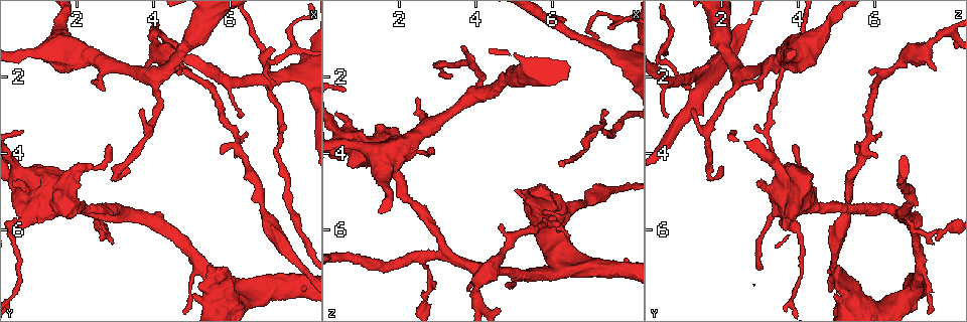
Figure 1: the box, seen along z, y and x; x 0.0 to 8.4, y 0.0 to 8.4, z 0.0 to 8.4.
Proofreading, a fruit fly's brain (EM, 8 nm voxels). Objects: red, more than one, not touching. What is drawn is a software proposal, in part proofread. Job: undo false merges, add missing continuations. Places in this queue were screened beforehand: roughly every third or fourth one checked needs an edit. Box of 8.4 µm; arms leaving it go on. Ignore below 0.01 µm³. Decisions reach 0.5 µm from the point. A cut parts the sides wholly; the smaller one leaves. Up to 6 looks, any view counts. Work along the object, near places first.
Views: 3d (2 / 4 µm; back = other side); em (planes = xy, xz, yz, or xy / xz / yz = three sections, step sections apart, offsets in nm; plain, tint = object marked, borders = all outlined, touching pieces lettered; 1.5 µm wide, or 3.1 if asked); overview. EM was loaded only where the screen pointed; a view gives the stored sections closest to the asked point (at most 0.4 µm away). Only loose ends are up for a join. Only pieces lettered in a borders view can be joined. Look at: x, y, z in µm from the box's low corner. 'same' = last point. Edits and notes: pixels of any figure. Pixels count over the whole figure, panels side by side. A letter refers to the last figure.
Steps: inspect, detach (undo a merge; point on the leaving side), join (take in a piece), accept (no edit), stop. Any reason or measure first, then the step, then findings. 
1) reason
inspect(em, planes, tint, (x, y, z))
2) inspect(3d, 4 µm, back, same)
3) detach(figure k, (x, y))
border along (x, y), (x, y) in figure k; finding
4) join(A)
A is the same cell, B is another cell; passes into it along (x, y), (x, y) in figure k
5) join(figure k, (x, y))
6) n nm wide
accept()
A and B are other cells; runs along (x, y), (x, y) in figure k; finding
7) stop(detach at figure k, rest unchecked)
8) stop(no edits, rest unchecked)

an open end
inspect(em, yz, step 8, borders, (3.75, 1.80, 7.65))

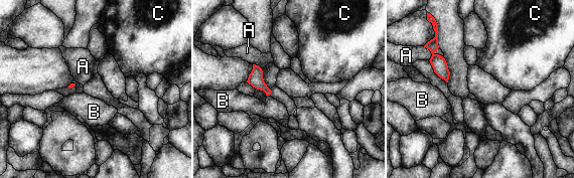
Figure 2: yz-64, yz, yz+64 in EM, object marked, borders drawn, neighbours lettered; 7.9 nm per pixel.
accept()
A, B and C are other cells; border along (423, 46), (443, 57) in figure 2; none of them fits

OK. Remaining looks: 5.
thick turns thin
inspect(em, planes, borders, (2.65, 6.05, 7.70))

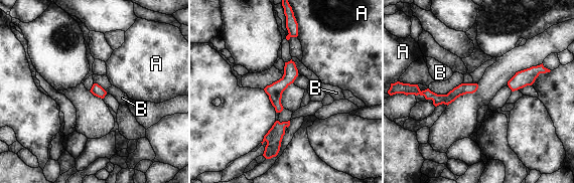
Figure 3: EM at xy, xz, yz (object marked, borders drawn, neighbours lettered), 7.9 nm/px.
detach(figure 3, (447, 99))
A and B are other cells; the part that leaves runs along (474, 85), (449, 98), (424, 93) in figure 3; two cells meet here

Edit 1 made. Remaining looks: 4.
inspect(overview)

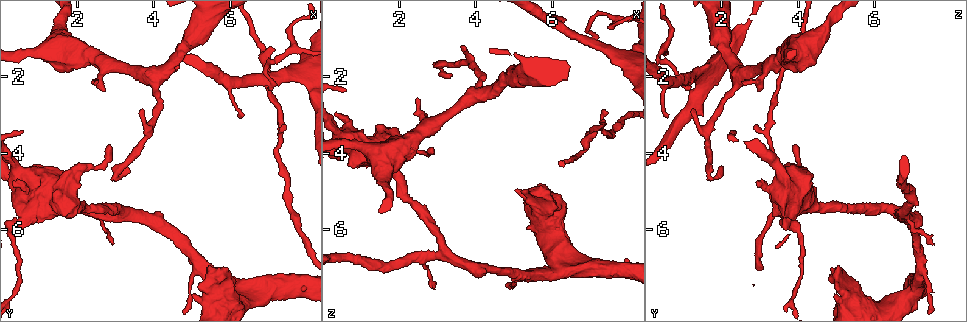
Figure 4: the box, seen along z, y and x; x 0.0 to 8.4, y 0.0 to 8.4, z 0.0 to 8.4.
free end
inspect(3d, 4 µm, (4.95, 7.70, 5.00))

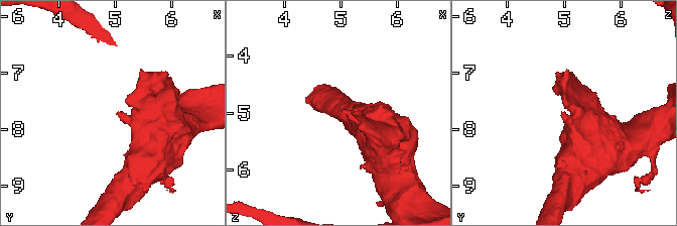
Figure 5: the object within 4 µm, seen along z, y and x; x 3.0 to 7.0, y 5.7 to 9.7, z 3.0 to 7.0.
inspect(em, xz, step 8, borders, (5.05, 7.70, 4.95))

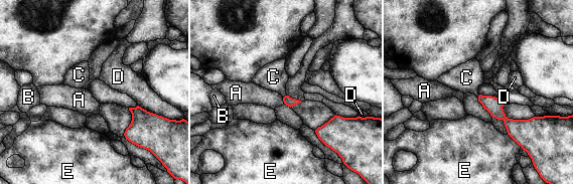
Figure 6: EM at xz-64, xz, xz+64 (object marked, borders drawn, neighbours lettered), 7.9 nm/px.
inspect(em, planes, borders, same)

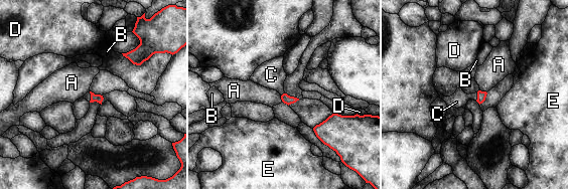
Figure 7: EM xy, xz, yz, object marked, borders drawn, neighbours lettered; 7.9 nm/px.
D touches over 240 nm
join(C)
C is the same cell, A, B, D and E are other cells; passes into it along (481, 96), (477, 97), (459, 99) in figure 7; it goes on there

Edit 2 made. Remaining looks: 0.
stop(detach at figure 3, join at figure 7, rest unchecked)

